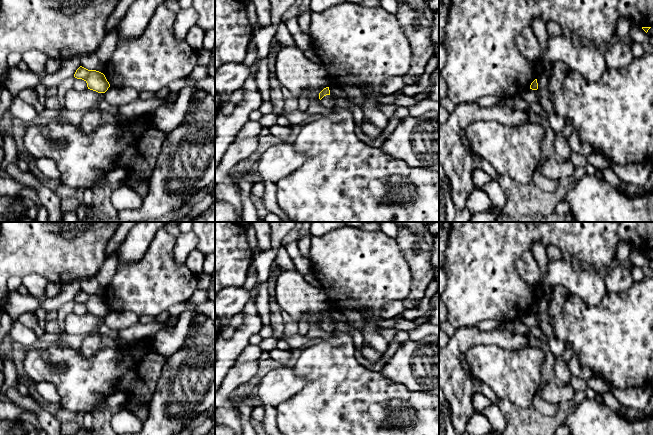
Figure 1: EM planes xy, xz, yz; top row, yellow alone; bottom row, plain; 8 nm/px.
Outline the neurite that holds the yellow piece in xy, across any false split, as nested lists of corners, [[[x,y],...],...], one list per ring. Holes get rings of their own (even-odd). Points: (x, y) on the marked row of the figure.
[[[82,66],[76,70],[74,77],[84,80],[87,83],[88,89],[98,93],[105,93],[110,87],[103,73],[96,70],[88,70]]]

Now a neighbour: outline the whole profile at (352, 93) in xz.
[[[330,83],[329,90],[333,98],[347,99],[360,107],[365,102],[362,91],[354,85]]]

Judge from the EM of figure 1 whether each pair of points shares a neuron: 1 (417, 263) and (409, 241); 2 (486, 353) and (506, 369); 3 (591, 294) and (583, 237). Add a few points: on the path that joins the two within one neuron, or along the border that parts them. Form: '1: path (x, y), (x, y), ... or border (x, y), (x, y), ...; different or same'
1: path (415, 258), (409, 246); same
2: path (491, 358), (501, 368); same
3: border (590, 267), (597, 271); different

